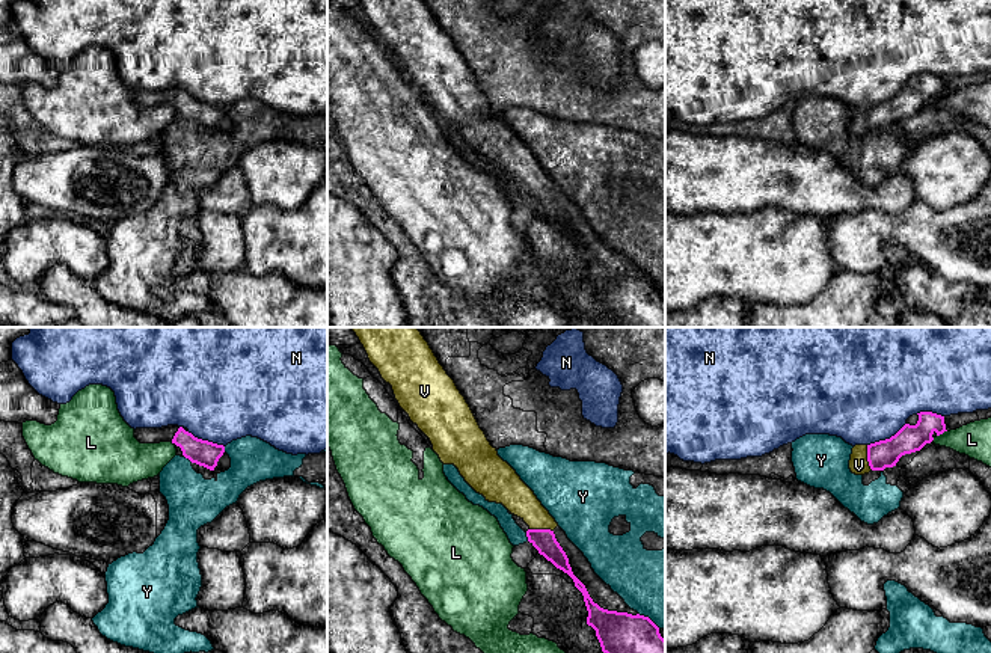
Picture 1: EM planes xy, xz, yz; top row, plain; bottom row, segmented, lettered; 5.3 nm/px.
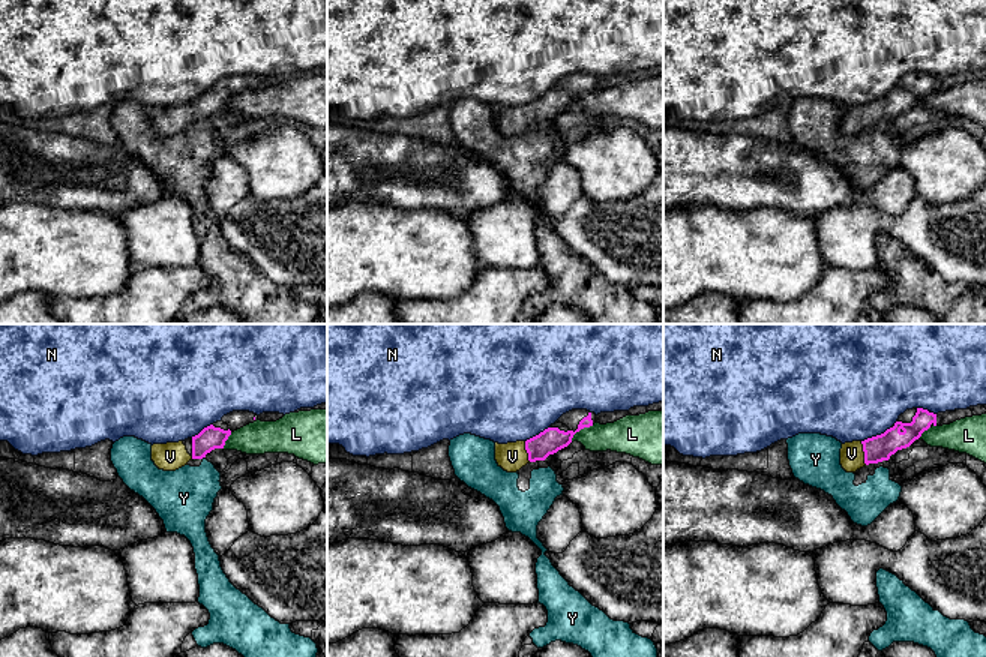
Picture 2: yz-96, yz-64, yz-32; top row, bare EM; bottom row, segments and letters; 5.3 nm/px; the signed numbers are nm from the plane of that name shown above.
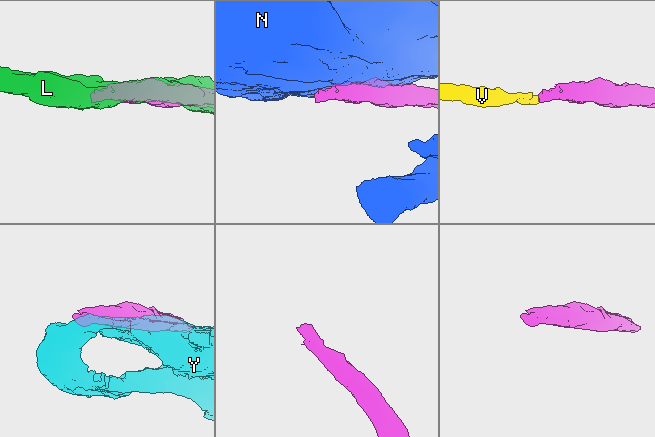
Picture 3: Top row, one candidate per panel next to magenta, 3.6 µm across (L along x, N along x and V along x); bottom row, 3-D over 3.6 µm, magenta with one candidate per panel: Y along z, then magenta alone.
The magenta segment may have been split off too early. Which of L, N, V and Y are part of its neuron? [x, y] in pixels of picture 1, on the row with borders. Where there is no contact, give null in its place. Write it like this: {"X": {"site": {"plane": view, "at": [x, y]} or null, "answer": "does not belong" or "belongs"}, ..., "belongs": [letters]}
{"L": {"site": {"plane": "yz", "at": [941, 433]}, "answer": "does not belong"}, "N": {"site": {"plane": "yz", "at": [886, 439]}, "answer": "does not belong"}, "V": {"site": {"plane": "yz", "at": [868, 457]}, "answer": "belongs"}, "Y": {"site": {"plane": "xz", "at": [527, 536]}, "answer": "does not belong"}, "belongs": ["V"]}

